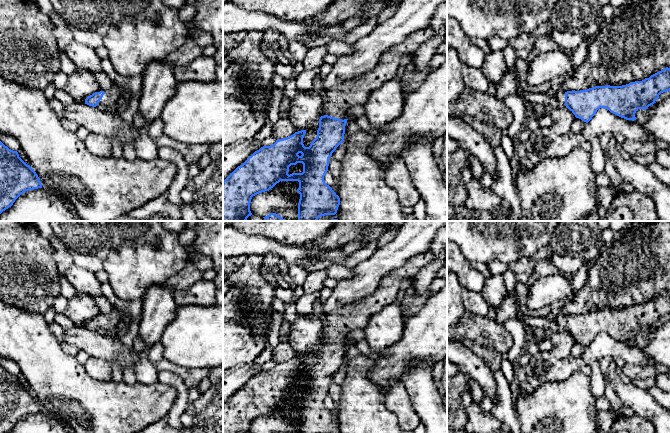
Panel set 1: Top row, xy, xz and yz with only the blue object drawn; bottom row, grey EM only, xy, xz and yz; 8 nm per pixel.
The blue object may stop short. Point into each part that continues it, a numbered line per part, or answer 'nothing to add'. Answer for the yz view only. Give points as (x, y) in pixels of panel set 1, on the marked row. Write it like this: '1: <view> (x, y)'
1: yz (560, 96)

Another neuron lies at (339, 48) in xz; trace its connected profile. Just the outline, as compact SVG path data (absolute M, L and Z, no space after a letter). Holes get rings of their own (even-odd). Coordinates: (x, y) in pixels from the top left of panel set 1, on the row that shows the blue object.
M332 40L326 46L327 52L335 55L337 58L350 54L353 51L352 44L349 44L343 40Z

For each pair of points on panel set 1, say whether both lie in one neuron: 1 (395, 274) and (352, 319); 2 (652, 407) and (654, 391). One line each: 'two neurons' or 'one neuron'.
1: one neuron
2: two neurons

